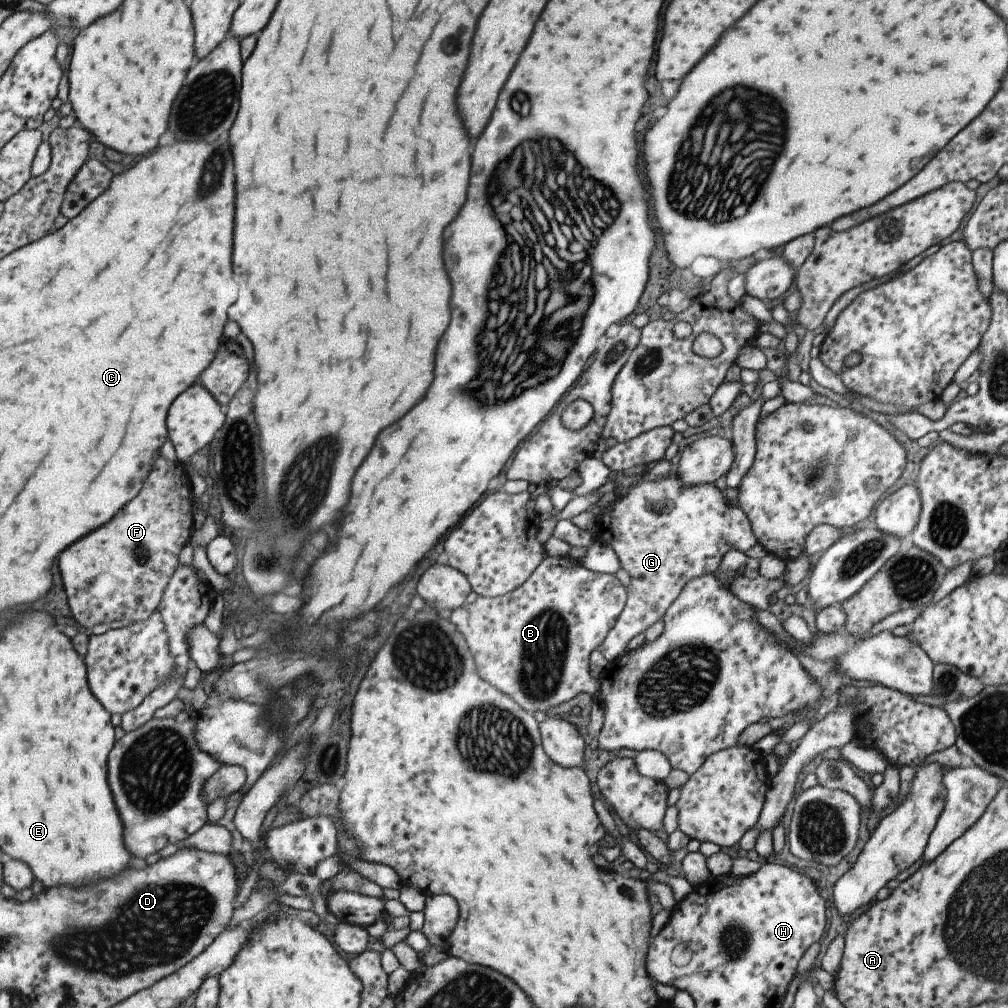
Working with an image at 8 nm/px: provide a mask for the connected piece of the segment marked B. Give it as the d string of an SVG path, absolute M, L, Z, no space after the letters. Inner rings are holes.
M544 555L543 560L533 569L533 572L523 581L515 590L507 594L496 596L495 598L477 597L471 604L463 603L457 607L450 615L449 620L459 629L459 632L464 636L467 646L473 655L473 662L475 662L475 670L479 674L479 678L487 684L491 684L493 688L497 688L499 692L503 692L505 696L509 696L512 702L515 702L521 710L533 714L539 710L546 712L551 707L555 707L563 702L567 702L579 692L591 695L593 698L597 690L599 690L599 683L597 675L592 673L588 668L588 660L590 654L598 648L603 642L607 633L612 630L615 621L618 619L619 613L623 610L626 601L626 592L622 584L616 577L610 574L596 573L587 570L579 560L573 557L560 556L549 557Z

